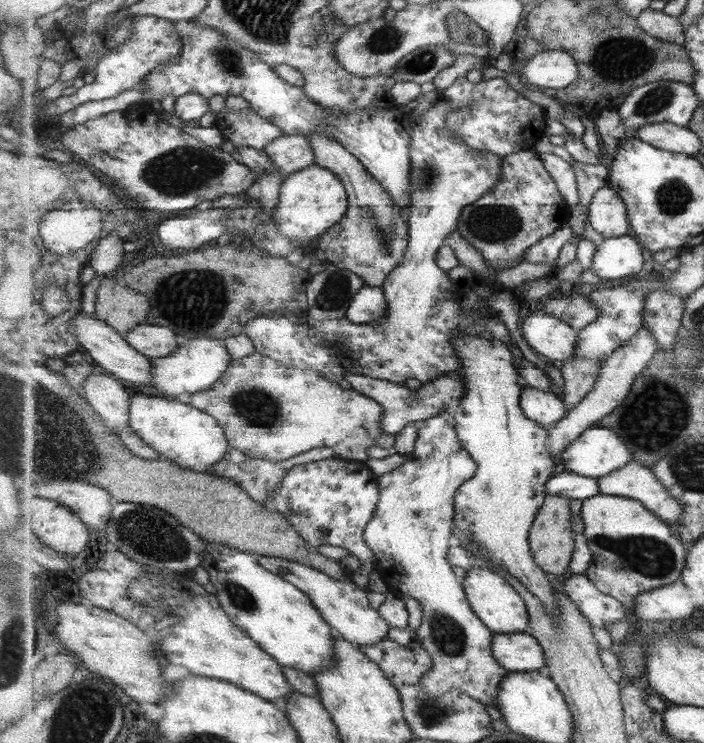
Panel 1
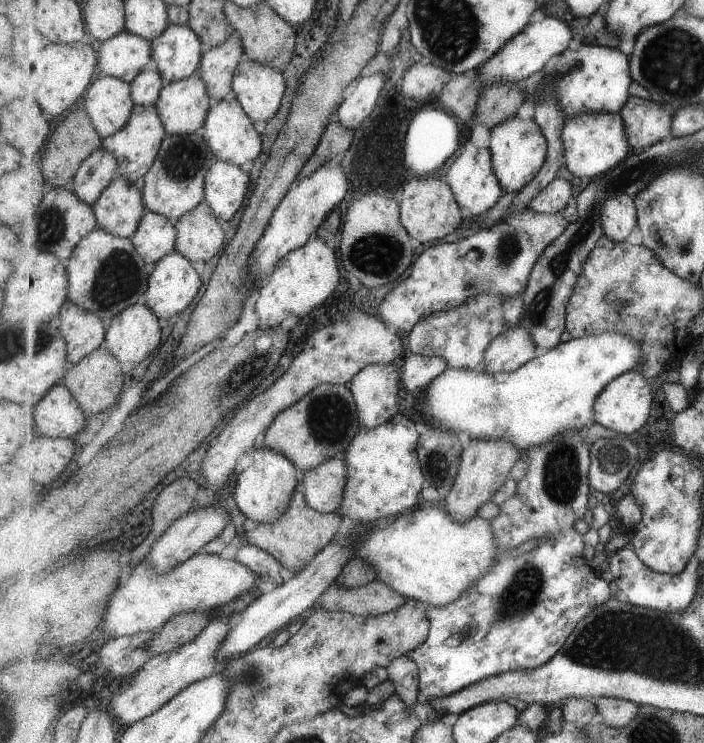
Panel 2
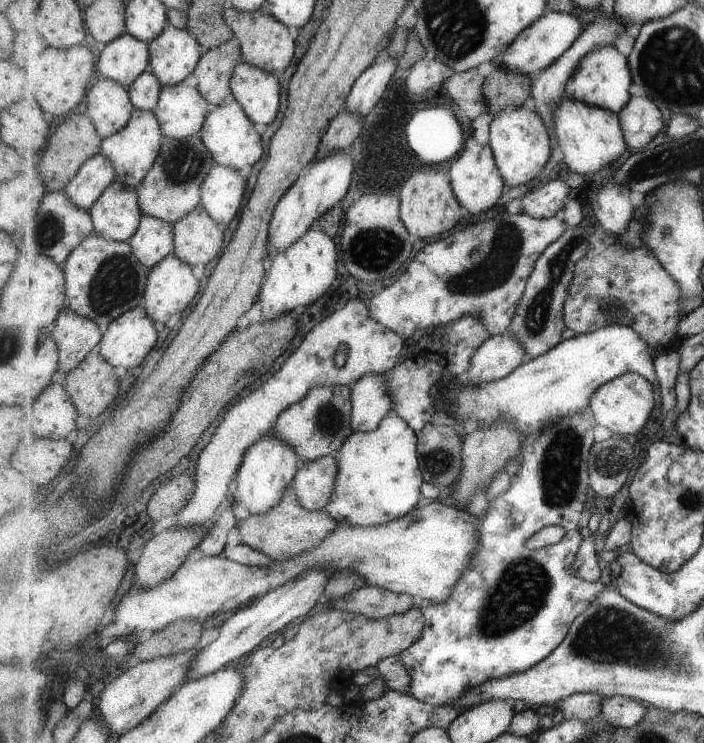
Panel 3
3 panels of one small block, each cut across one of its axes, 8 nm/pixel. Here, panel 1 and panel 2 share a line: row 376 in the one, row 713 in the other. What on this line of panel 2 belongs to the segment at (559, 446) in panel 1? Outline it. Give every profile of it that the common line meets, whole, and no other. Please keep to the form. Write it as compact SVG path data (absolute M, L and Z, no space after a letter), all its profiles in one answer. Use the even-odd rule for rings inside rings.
M617 697L596 698L596 708L602 722L610 727L626 727L638 715L640 704Z

